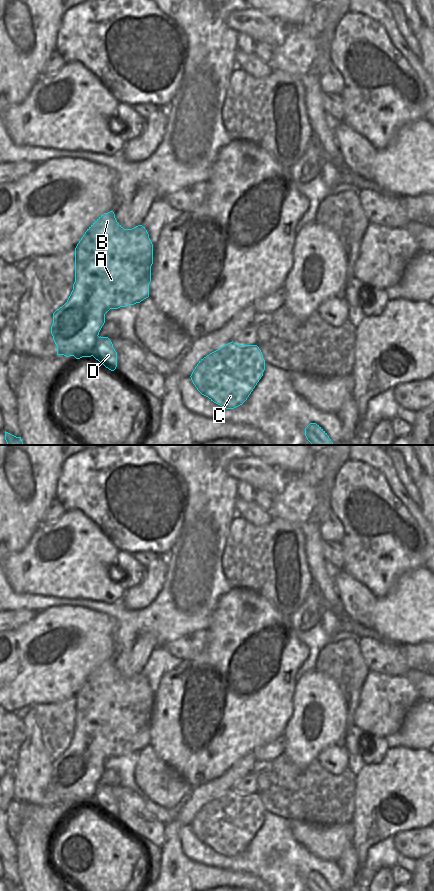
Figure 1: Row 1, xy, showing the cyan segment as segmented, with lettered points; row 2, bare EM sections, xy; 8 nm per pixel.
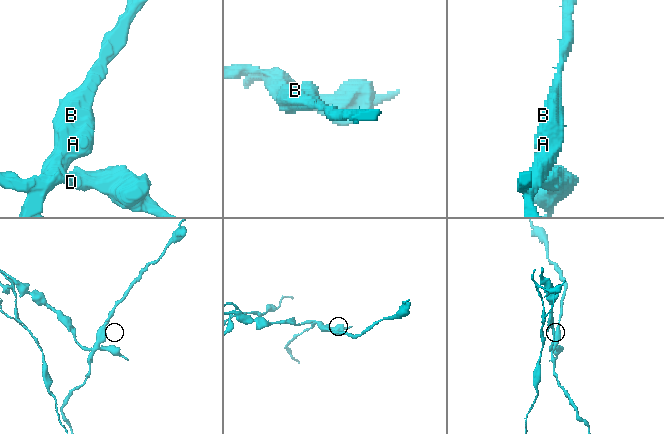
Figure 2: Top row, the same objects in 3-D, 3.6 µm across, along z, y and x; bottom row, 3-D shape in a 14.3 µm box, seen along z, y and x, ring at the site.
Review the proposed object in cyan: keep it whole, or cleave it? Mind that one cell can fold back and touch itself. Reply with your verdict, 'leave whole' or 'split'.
split

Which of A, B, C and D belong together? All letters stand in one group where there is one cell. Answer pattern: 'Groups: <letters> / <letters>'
Groups: A B / C D.

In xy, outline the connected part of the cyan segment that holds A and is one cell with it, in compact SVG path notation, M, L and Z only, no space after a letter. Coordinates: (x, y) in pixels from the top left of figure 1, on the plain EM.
M113 659L101 663L85 680L75 696L75 730L67 750L53 761L51 782L61 796L61 787L69 786L69 779L76 773L90 773L99 781L105 771L105 762L110 757L118 757L140 751L149 745L151 714L153 712L153 692L145 675L138 673L124 677L116 668Z

